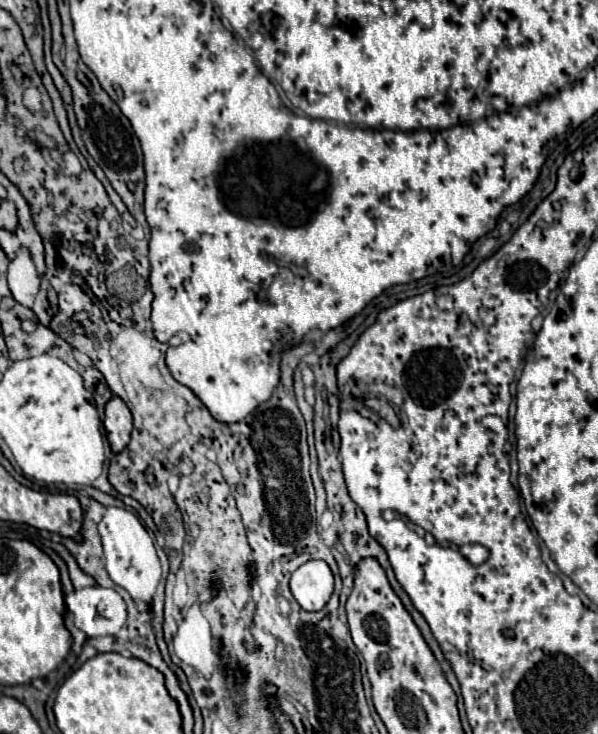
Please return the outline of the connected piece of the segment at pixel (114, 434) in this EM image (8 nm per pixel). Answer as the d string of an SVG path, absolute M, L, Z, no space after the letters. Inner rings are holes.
M113 396L105 406L105 430L113 454L123 452L133 430L133 418L119 396Z

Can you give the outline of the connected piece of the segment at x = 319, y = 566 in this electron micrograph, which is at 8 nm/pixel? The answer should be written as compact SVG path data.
M309 560L291 576L291 592L307 612L321 610L333 594L333 572L323 560Z

